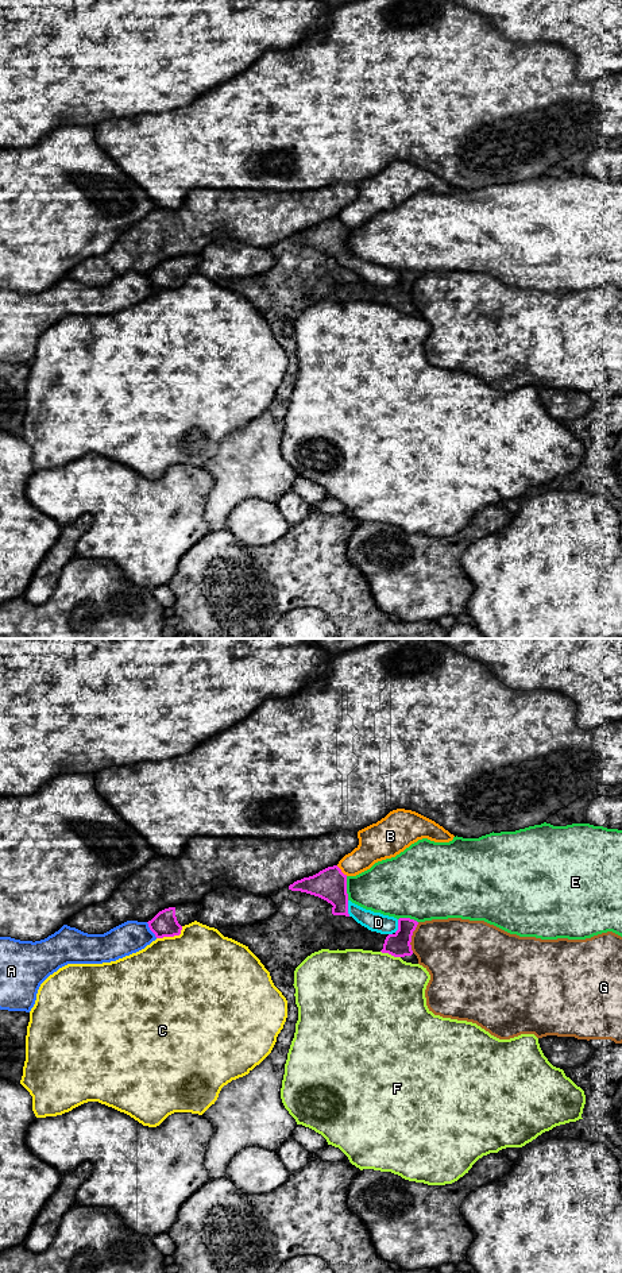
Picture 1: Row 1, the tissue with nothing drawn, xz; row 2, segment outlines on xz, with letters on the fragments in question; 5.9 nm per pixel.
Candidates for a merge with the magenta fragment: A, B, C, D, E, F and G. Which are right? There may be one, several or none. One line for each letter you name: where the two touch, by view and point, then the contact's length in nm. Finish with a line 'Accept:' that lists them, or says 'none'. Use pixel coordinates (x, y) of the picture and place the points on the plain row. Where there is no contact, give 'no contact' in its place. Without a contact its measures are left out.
D: contact xz (347, 261); length 100 nm
Accept: D

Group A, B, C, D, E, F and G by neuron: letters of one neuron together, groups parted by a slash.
A / B / C / D / E / F / G

